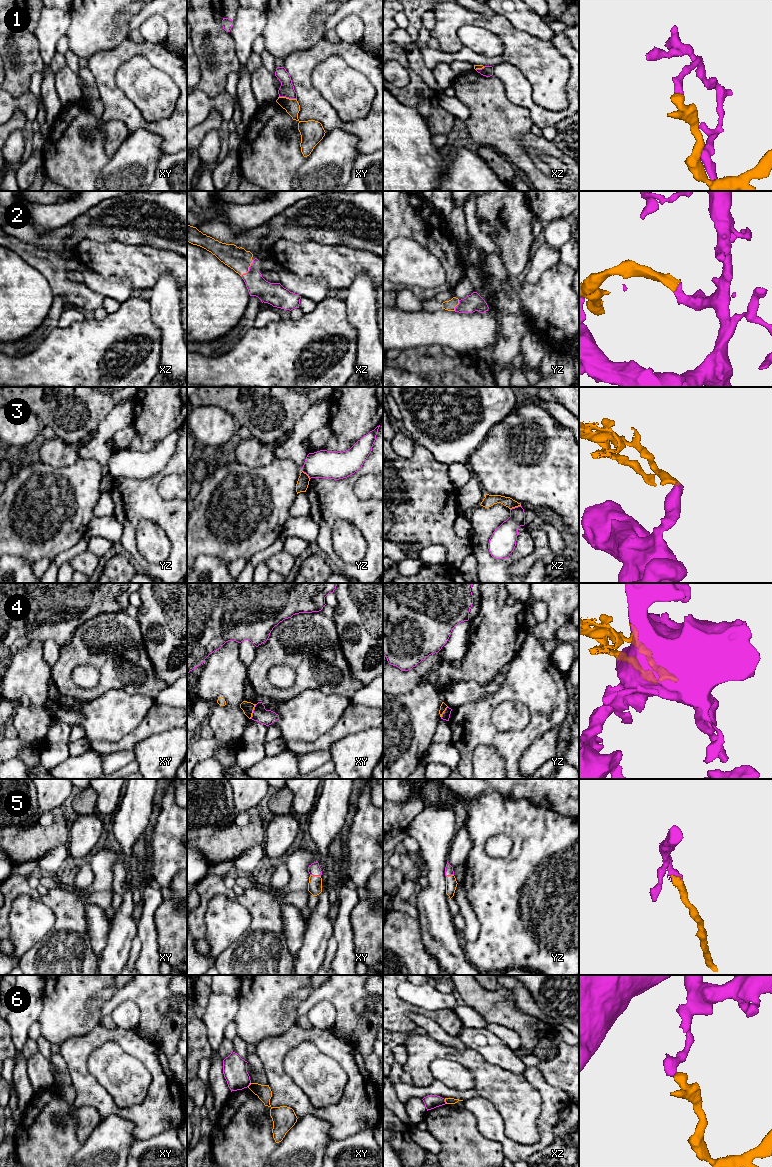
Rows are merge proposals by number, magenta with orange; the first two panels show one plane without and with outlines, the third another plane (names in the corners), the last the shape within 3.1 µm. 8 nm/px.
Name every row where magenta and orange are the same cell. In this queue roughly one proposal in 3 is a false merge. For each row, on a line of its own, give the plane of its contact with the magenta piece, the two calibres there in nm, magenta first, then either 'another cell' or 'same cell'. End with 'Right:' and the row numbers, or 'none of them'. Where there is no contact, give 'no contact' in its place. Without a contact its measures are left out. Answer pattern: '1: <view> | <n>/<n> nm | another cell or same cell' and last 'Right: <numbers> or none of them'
1: xy | 120/120 nm | another cell
2: xz | 170/190 nm | same cell
3: xz | 190/90 nm | another cell
4: xy | 120/90 nm | another cell
5: xy | 100/110 nm | same cell
6: xz | 110/50 nm | another cell
Right: 2, 5

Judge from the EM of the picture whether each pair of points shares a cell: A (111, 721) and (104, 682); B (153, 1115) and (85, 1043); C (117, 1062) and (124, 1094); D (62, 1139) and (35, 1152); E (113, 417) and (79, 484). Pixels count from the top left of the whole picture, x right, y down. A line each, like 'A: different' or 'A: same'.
A: different
B: same
C: same
D: same
E: different

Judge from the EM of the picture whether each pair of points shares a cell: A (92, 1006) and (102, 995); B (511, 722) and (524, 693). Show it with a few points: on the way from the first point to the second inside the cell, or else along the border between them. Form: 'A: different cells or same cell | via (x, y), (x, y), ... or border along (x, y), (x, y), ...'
A: same cell | via (95, 1003), (100, 998)
B: different cells | border along (497, 704), (522, 702), (528, 709), (528, 724)

